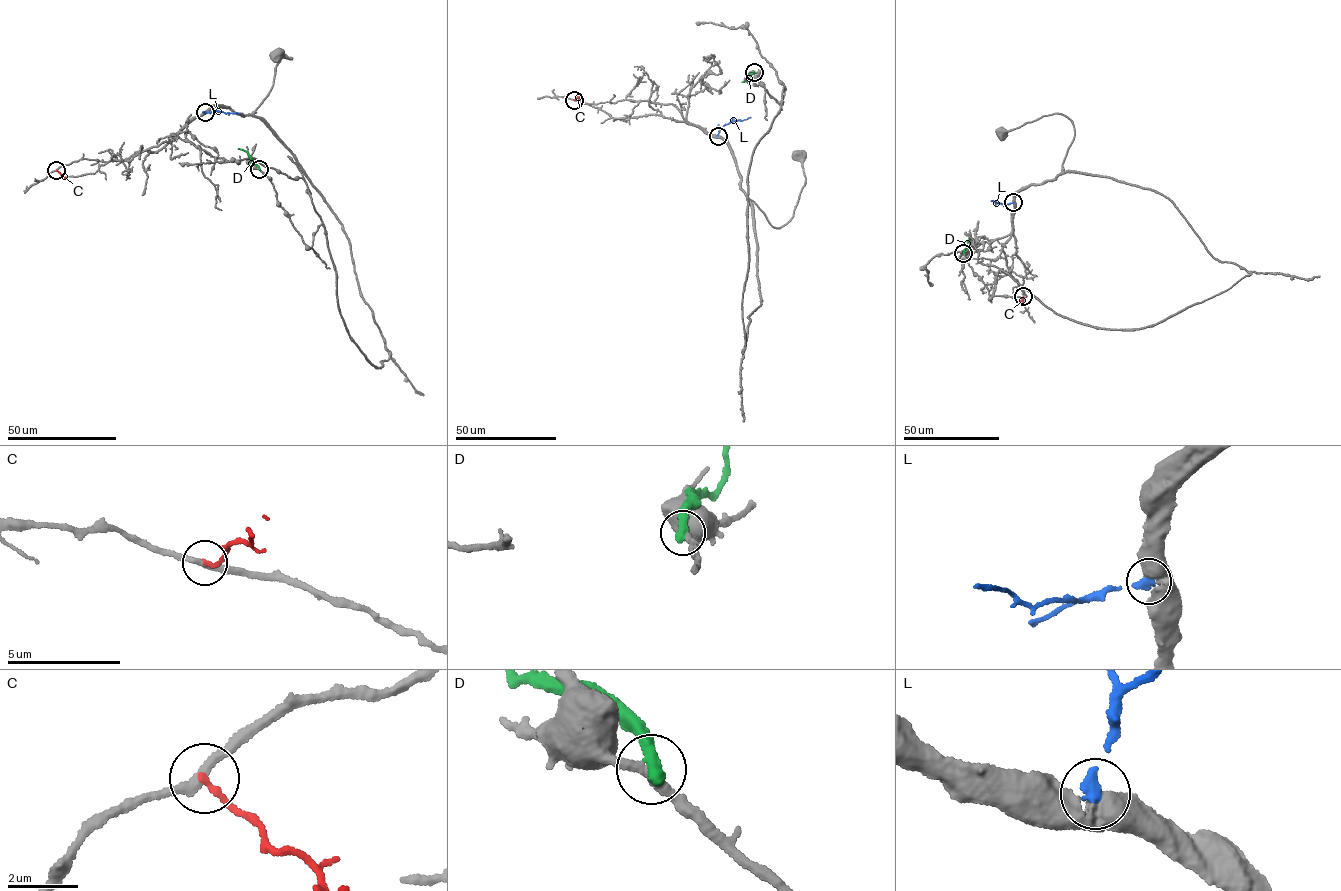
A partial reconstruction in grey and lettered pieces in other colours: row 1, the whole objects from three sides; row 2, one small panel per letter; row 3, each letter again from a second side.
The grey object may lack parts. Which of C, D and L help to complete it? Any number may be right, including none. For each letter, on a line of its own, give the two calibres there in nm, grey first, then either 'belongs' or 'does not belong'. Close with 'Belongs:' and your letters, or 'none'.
C: 280 nm thick on the grey side, 170 nm on the other; does not belong
D: 280 nm thick on the grey side, 460 nm on the other; does not belong
L: 550 nm thick on the grey side, 320 nm on the other; belongs
Belongs: L

